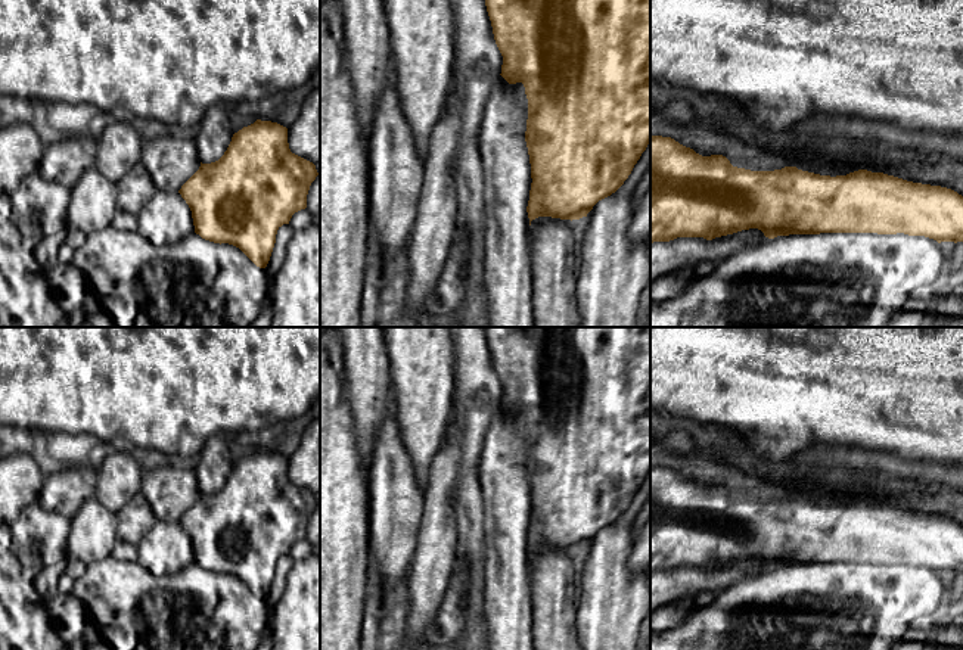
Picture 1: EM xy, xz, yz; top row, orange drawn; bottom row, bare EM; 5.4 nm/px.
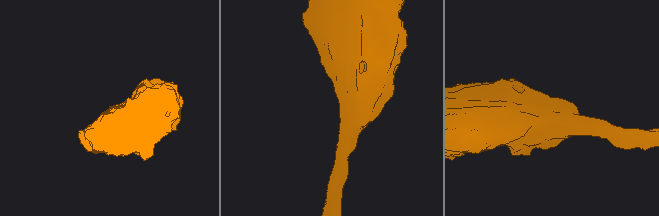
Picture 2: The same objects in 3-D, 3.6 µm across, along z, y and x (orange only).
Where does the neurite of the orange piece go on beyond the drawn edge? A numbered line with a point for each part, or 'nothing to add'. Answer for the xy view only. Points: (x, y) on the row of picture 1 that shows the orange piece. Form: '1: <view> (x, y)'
nothing to add

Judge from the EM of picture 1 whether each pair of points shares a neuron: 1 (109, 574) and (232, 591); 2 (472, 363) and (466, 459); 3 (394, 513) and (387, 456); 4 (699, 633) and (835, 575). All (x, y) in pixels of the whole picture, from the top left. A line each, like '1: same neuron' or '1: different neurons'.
1: same neuron
2: same neuron
3: same neuron
4: same neuron

